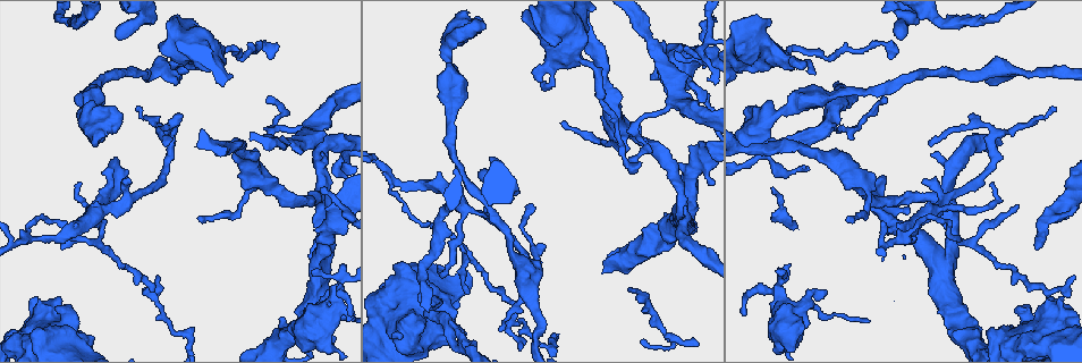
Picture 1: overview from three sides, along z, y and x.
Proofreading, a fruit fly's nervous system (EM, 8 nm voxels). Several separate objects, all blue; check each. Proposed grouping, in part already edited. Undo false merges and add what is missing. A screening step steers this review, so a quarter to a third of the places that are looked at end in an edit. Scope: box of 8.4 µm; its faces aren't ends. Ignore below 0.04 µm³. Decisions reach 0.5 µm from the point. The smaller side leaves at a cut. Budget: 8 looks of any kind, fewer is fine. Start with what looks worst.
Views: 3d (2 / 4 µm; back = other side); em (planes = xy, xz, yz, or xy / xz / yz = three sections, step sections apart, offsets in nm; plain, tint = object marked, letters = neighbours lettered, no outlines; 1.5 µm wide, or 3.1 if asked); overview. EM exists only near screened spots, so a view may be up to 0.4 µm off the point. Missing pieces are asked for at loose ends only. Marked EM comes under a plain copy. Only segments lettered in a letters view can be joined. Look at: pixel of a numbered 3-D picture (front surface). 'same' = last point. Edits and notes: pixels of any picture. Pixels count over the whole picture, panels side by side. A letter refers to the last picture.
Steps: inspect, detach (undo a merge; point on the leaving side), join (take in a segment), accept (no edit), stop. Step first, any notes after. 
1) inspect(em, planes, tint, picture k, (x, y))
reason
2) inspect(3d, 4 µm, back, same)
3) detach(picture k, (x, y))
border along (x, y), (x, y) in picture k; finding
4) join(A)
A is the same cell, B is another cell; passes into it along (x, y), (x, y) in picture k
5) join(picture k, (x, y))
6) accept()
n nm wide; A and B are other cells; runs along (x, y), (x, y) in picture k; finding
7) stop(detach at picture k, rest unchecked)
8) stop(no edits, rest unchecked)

inspect(3d, 4 µm, picture 1, (32, 238))
calibre changes

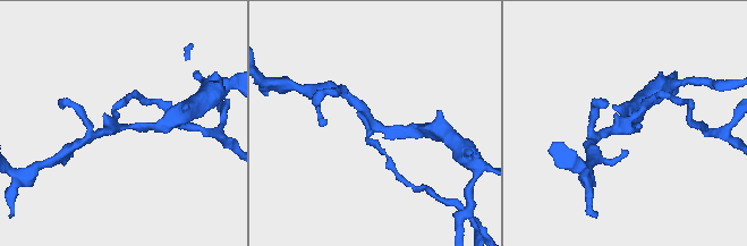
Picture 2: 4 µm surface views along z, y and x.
inspect(em, planes, letters, picture 2, (373, 127))
3 arms

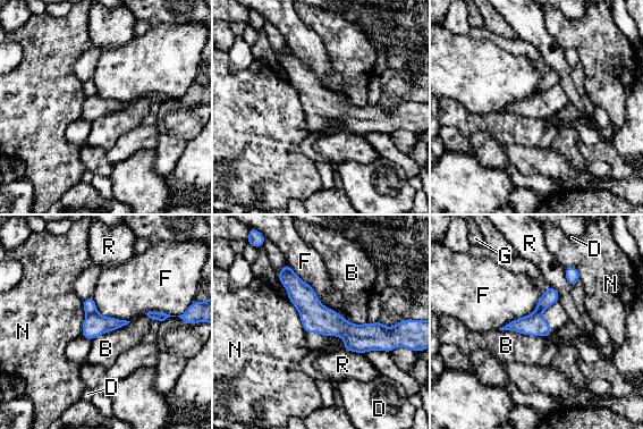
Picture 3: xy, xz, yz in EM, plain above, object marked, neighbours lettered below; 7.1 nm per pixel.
detach(picture 3, (89, 305))
160 nm wide; B, D, F, G, N and R are other cells; two neurons meet here

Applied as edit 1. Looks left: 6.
inspect(em, xz, step 4, letters, picture 1, (923, 180))
thin end

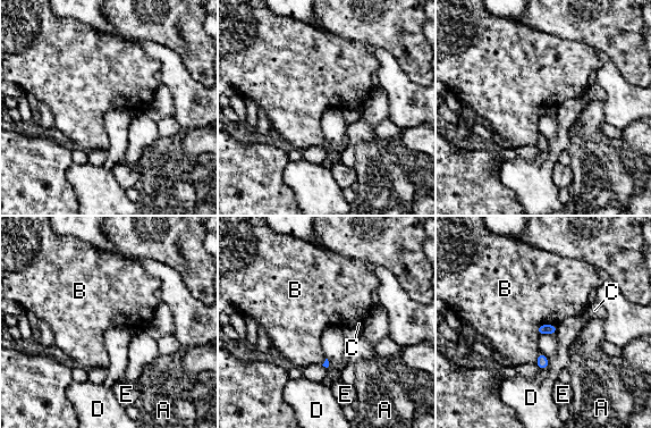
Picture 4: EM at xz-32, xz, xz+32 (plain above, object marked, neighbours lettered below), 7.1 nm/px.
inspect(em, planes, letters, same)
another direction

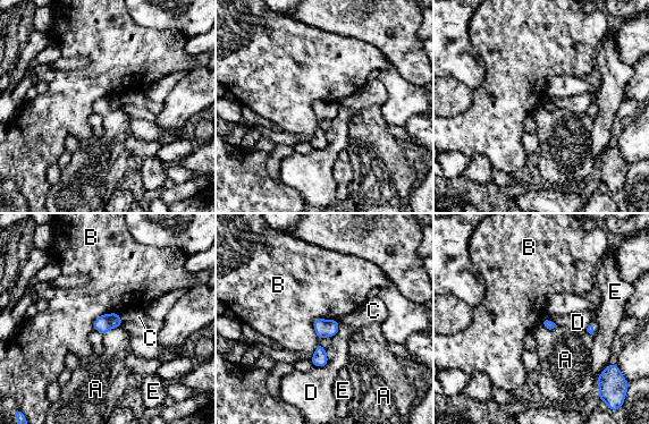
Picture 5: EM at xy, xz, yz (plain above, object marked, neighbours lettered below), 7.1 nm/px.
accept()
A, B, C, D and E are other cells; border along (336, 319), (313, 321), (309, 359) in picture 5; none of them fits

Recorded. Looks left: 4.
inspect(em, planes, letters, picture 1, (682, 217))

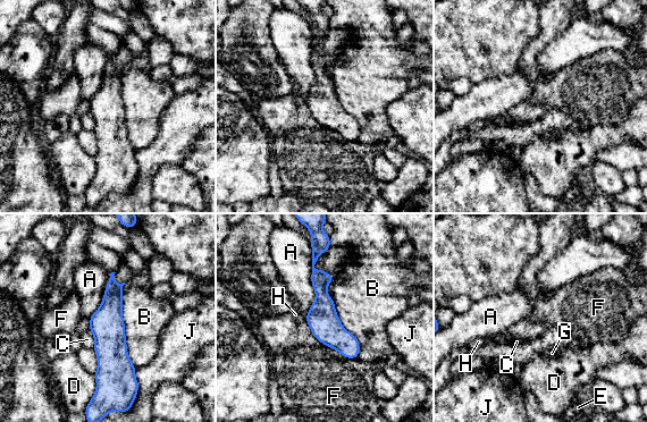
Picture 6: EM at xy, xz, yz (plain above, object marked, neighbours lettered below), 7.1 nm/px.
accept()
A, B, C, D, E, F, G, H and J are other cells; runs along (111, 283), (110, 379), (101, 390) in picture 6; all the same neuron

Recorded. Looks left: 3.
inspect(3d, 2 µm, back, picture 1, (265, 100))
free end

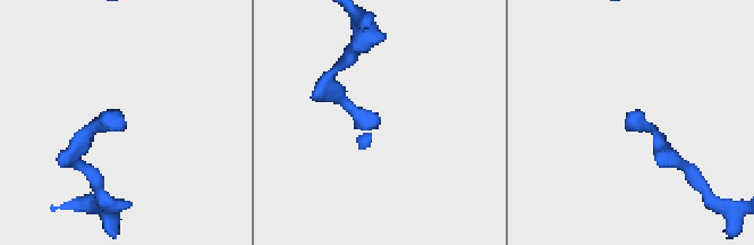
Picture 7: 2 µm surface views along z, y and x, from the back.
inspect(em, xz, step 4, tint, picture 7, (377, 127))
need the tissue

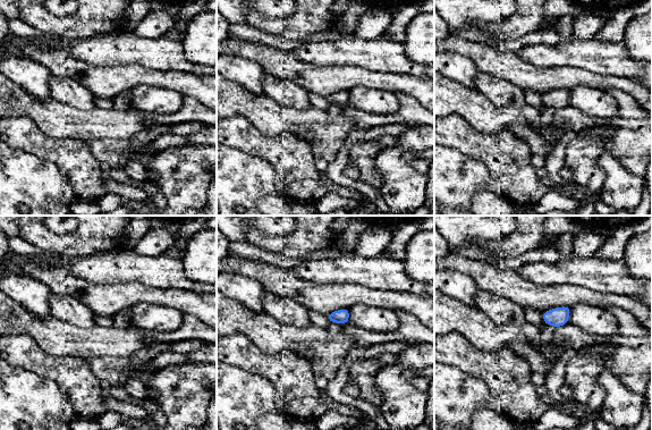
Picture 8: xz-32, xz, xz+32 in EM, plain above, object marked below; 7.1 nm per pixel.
inspect(em, planes, letters, same)
cut it another way

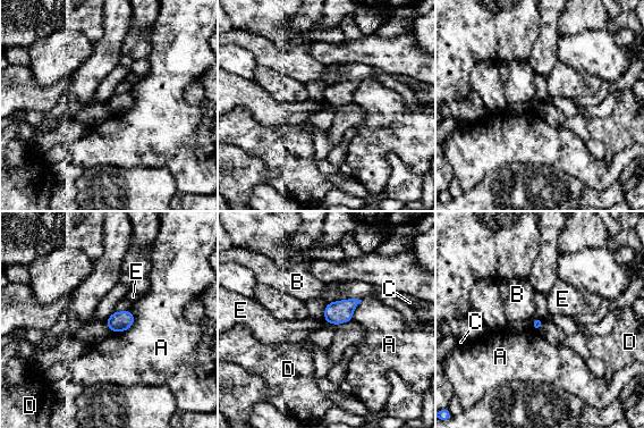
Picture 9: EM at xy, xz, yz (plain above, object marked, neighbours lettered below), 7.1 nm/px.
accept()
A touches over 220 nm; A, B, C, D and E are other cells; border along (329, 322), (336, 325) in picture 9; none of them fits

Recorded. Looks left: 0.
stop(detach at picture 3, rest unchecked)

